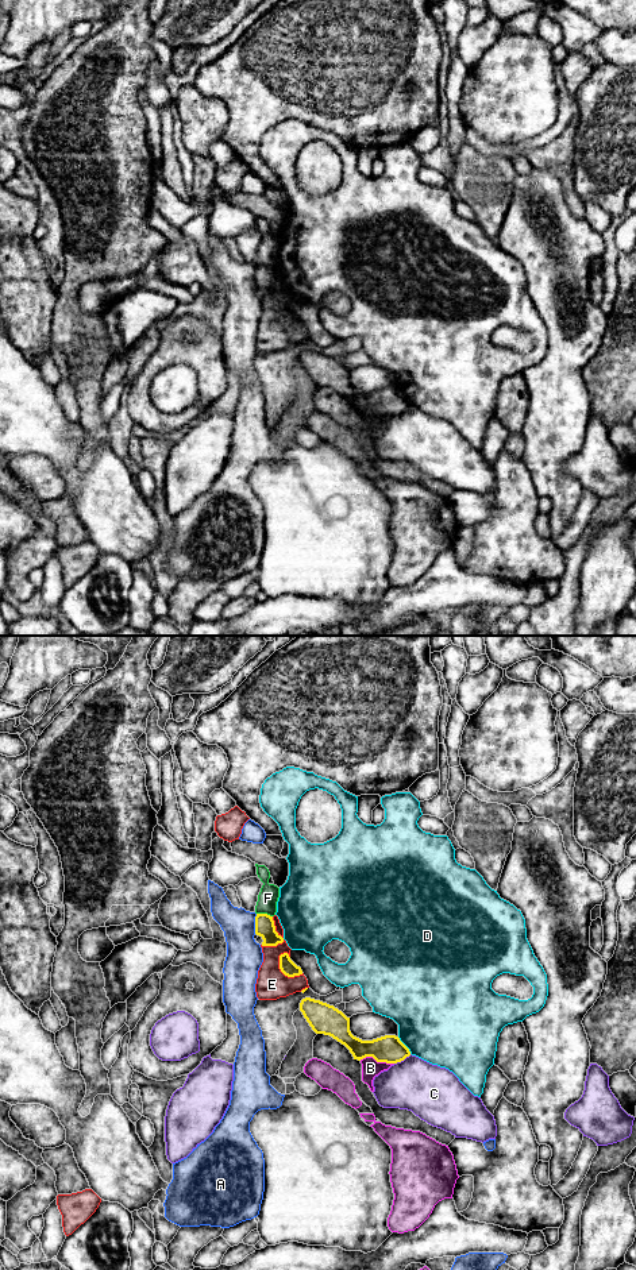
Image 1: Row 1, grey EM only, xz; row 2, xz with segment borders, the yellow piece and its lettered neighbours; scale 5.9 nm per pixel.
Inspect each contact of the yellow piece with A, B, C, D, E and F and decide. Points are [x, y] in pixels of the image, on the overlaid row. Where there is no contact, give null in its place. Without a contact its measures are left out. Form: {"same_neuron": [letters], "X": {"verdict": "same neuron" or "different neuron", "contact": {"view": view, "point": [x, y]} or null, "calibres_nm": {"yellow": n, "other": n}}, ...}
{"same_neuron": [], "A": {"verdict": "different neuron", "contact": {"view": "xz", "point": [255, 923]}, "calibres_nm": {"yellow": 120, "other": 220}}, "B": {"verdict": "different neuron", "contact": {"view": "xz", "point": [377, 1061]}, "calibres_nm": {"yellow": 170, "other": 110}}, "C": {"verdict": "different neuron", "contact": {"view": "xz", "point": [403, 1060]}, "calibres_nm": {"yellow": 170, "other": 320}}, "D": {"verdict": "different neuron", "contact": {"view": "xz", "point": [404, 1045]}, "calibres_nm": {"yellow": 170, "other": 480}}, "E": {"verdict": "different neuron", "contact": {"view": "xz", "point": [285, 975]}, "calibres_nm": {"yellow": 90, "other": 190}}, "F": {"verdict": "different neuron", "contact": {"view": "xz", "point": [265, 914]}, "calibres_nm": {"yellow": 120, "other": 120}}}

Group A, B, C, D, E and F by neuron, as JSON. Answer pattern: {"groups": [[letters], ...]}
{"groups": [["A"], ["B"], ["C"], ["D"], ["E"], ["F"]]}

